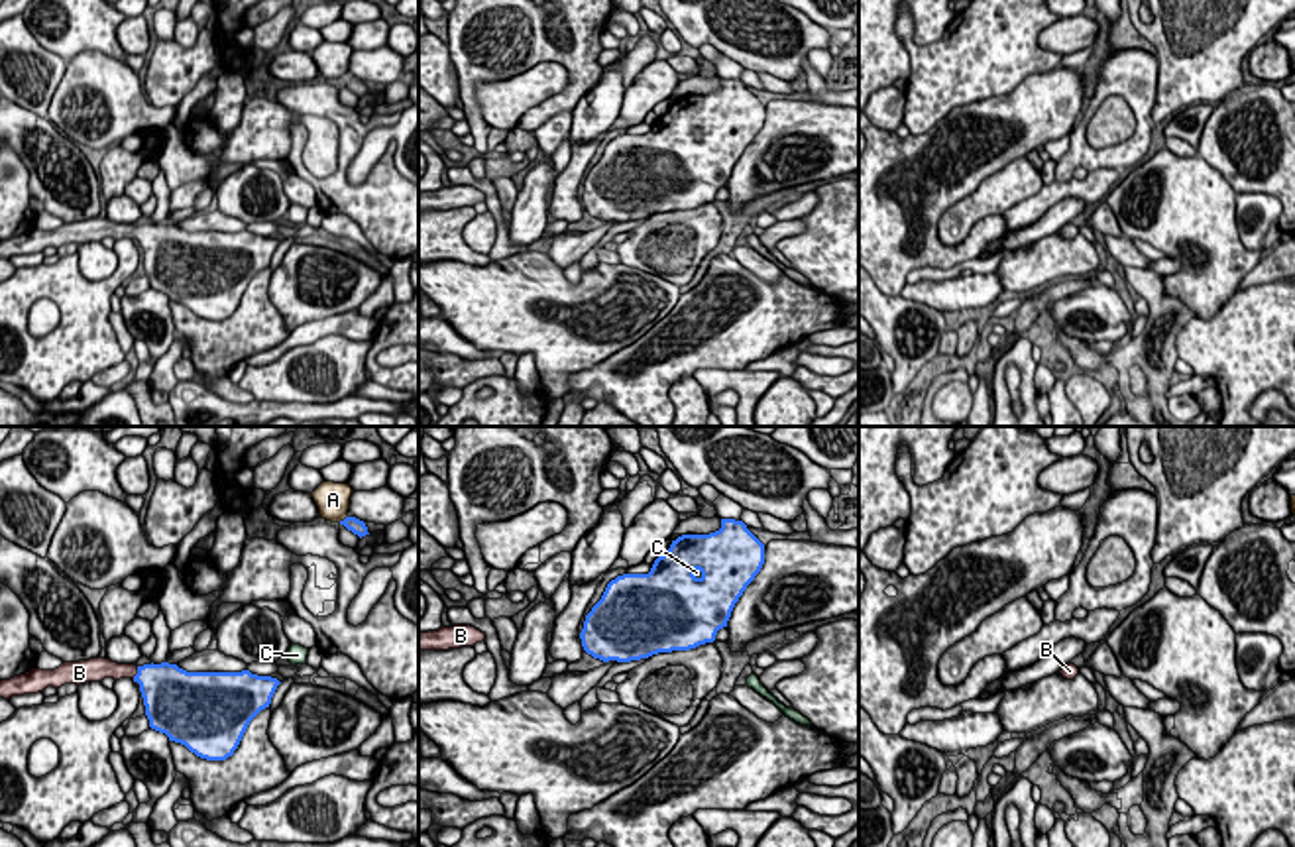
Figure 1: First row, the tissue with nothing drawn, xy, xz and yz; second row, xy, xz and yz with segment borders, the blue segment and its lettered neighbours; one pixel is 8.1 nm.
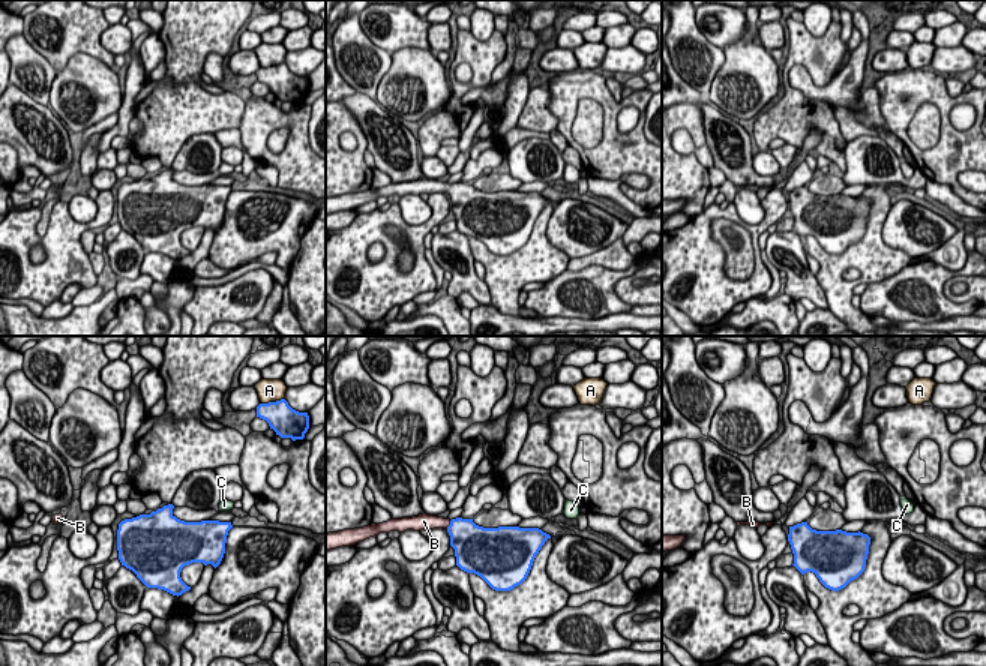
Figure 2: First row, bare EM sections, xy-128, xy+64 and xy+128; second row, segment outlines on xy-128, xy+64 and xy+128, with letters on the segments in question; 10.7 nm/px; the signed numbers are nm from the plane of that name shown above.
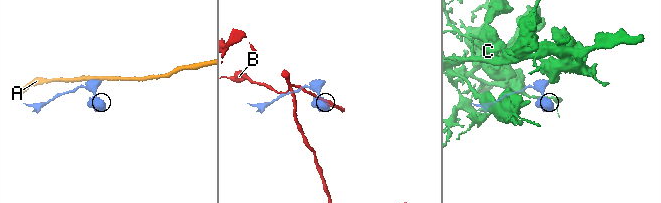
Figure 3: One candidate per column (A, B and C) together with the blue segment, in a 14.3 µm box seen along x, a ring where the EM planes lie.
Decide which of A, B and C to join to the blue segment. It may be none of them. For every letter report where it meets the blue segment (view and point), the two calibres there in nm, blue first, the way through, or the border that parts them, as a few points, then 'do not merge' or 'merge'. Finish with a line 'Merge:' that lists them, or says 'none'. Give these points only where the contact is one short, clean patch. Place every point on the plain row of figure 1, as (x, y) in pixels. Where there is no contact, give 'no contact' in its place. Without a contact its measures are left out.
A: meets blue in xy at (344, 79); 130 nm thick on the blue side, 280 nm on the other; do not merge
B: meets blue in xy at (138, 232); 380 nm thick on the blue side, 140 nm on the other; runs through xy (164, 246), (138, 232), (109, 228); merge
C: meets blue in xz at (692, 134); 500 nm thick on the blue side, 60 nm on the other; do not merge
Merge: B

